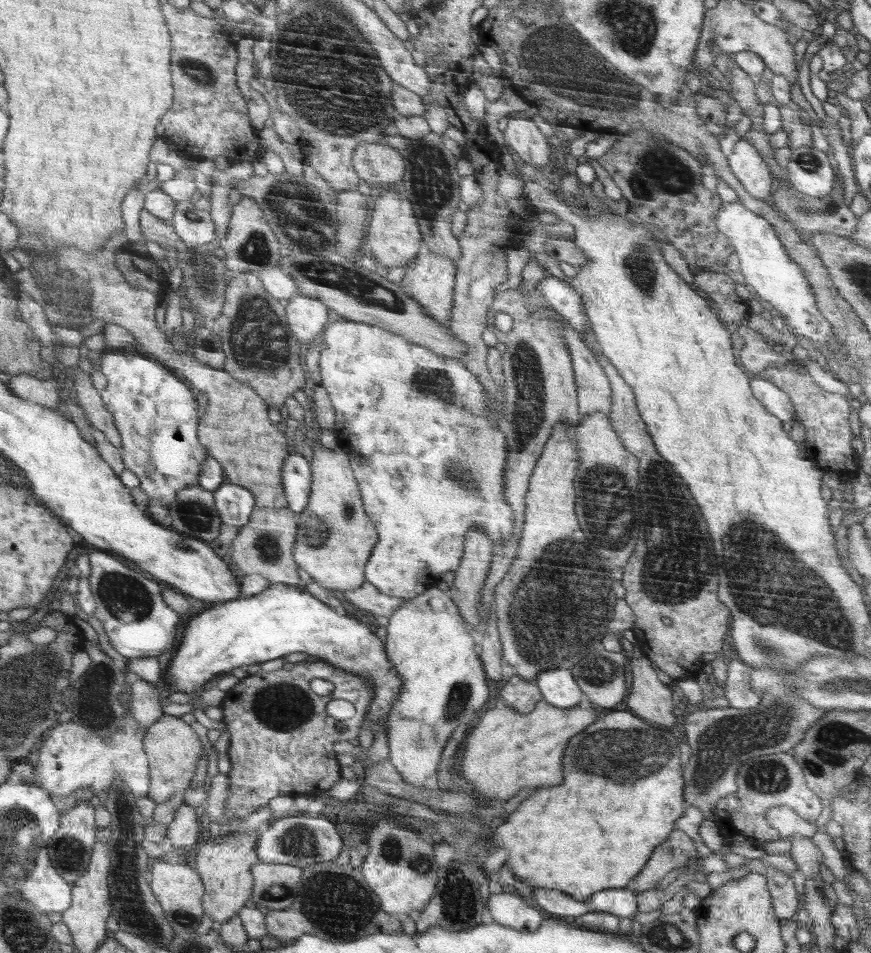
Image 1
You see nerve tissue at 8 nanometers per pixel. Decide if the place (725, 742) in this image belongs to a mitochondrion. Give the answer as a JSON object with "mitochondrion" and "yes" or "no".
{"mitochondrion":"yes"}

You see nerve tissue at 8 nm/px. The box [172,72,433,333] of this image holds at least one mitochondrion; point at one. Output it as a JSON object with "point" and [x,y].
{"point":[296,208]}

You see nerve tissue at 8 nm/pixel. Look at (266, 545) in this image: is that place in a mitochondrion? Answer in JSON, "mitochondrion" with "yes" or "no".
{"mitochondrion":"yes"}

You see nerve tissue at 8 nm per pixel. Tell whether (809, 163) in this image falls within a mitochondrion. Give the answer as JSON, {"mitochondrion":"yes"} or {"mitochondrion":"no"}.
{"mitochondrion":"yes"}

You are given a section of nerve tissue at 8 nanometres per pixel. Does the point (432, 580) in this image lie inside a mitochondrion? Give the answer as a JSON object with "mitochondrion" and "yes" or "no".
{"mitochondrion":"no"}

